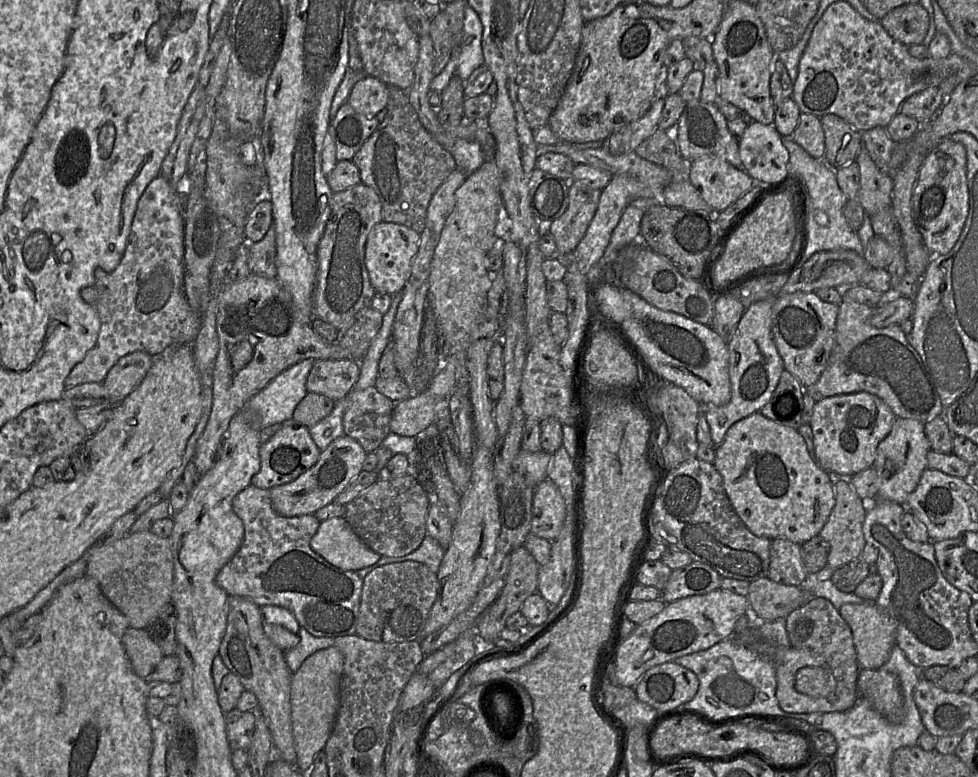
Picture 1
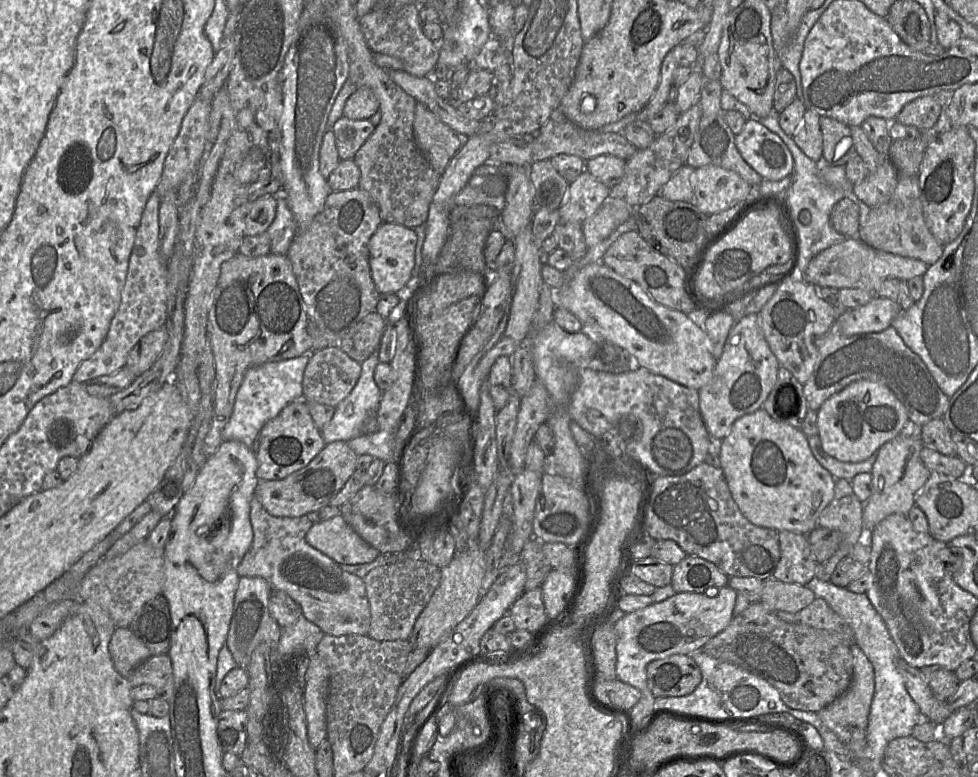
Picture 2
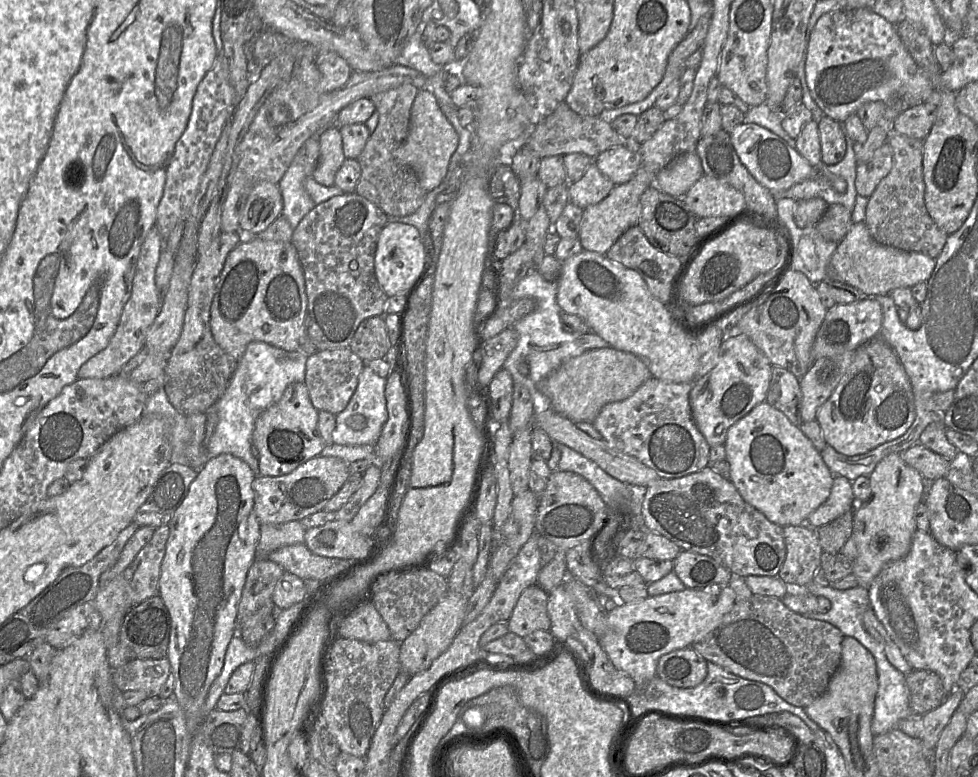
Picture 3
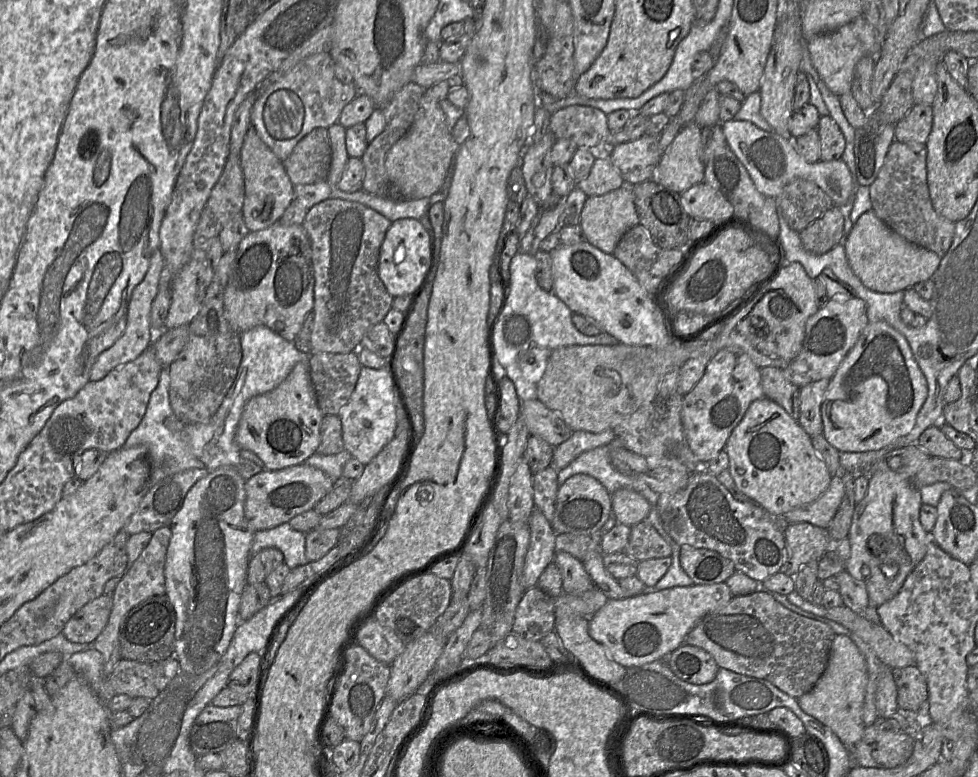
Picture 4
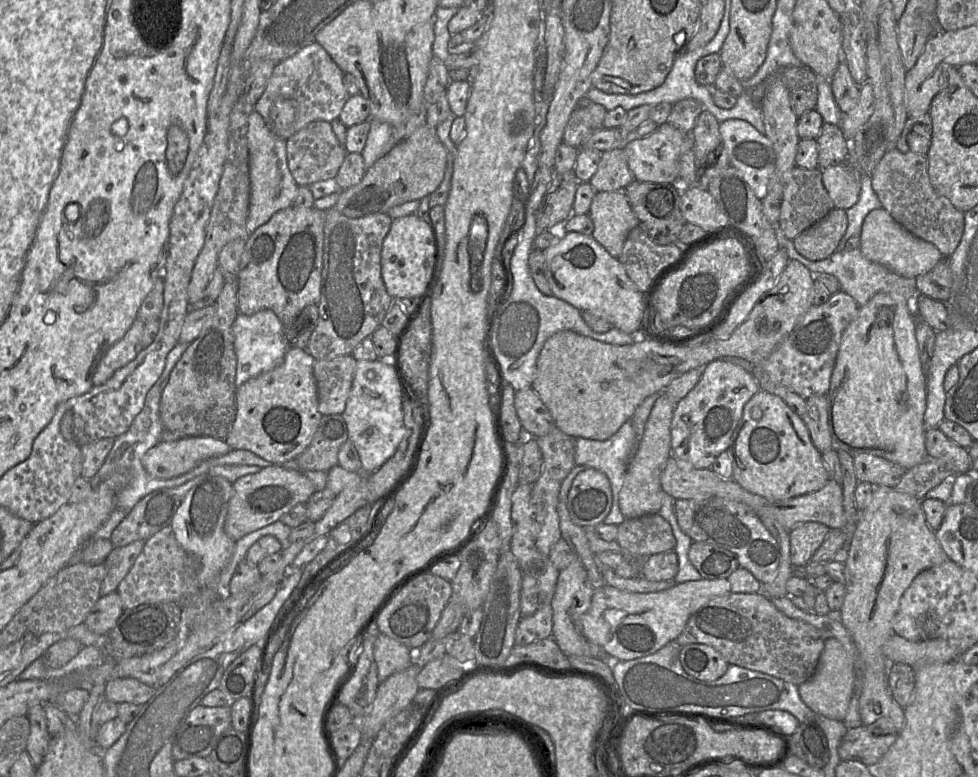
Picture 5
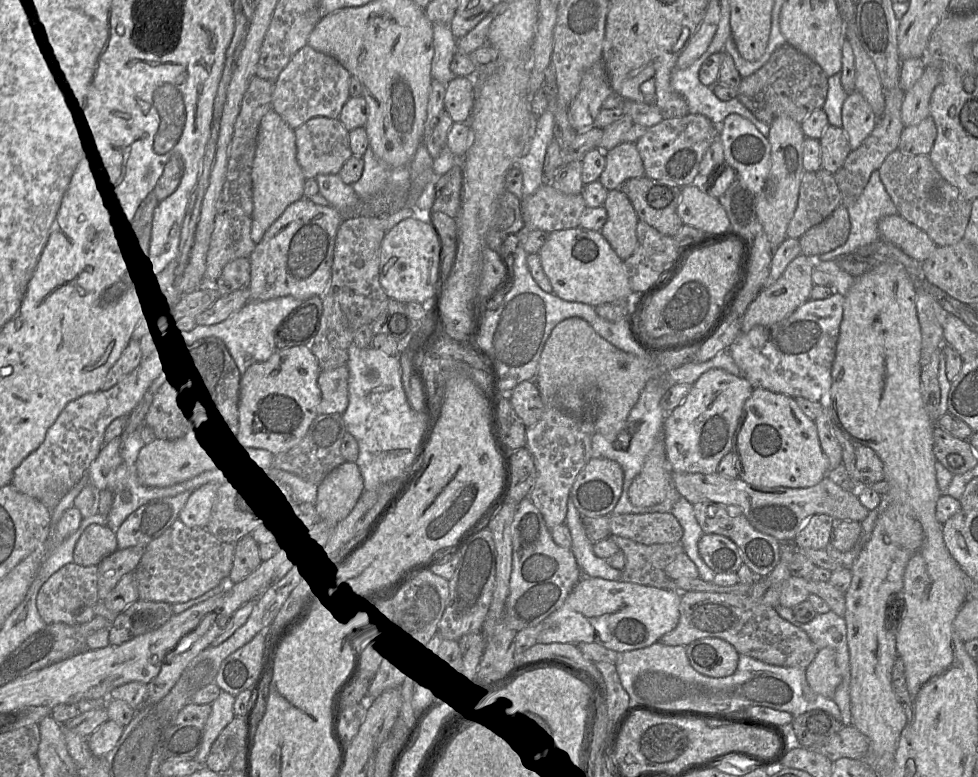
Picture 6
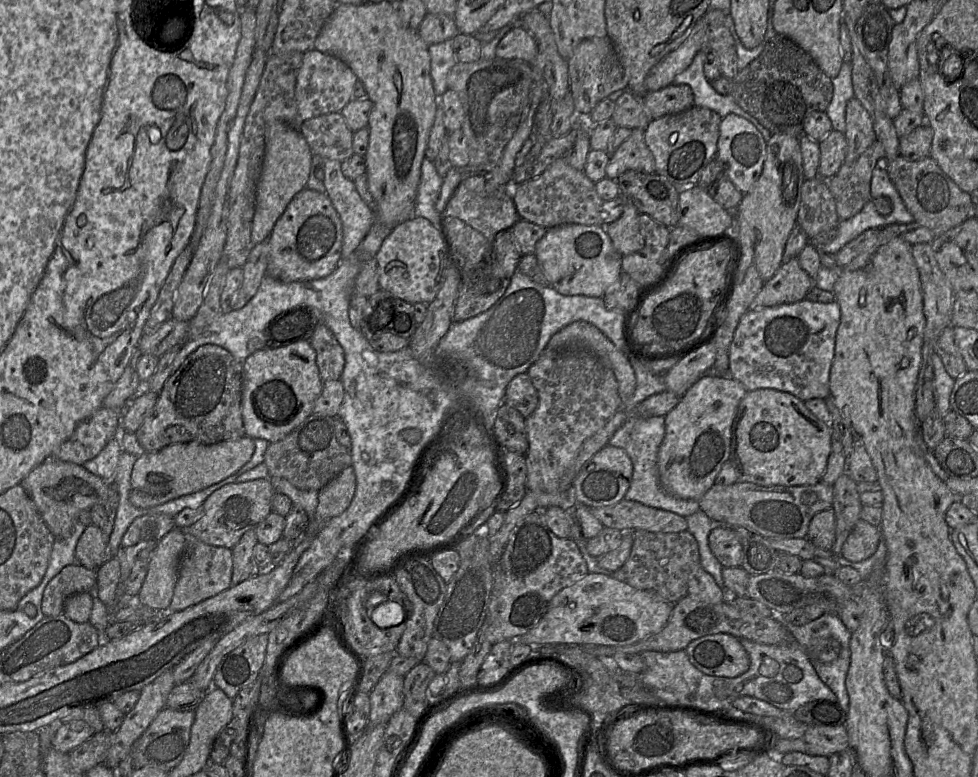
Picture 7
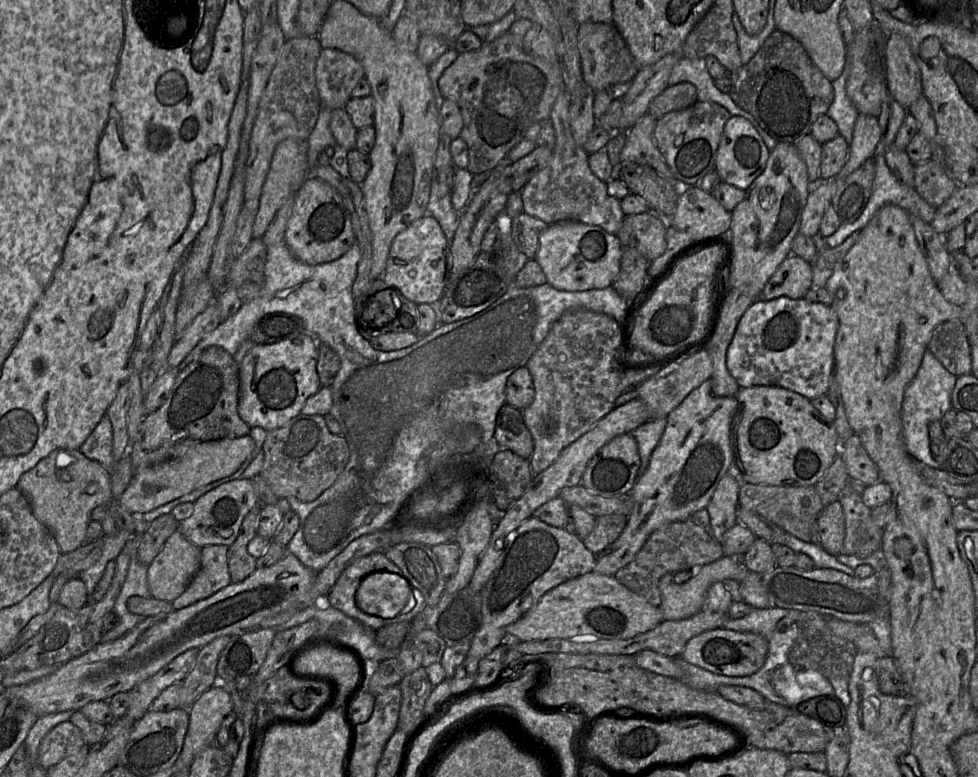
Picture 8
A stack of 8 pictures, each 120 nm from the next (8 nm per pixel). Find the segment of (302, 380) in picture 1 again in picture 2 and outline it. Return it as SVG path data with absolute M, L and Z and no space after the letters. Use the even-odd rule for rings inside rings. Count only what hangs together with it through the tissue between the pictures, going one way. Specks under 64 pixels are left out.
M313 352L292 359L267 362L249 368L236 394L230 420L222 432L222 442L240 441L253 449L253 443L266 422L275 418L290 402L304 399L302 380L311 353Z

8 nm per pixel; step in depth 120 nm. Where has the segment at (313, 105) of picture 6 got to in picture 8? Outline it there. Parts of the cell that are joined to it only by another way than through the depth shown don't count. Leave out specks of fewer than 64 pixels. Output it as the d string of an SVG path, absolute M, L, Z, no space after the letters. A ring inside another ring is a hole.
M322 49L315 67L321 107L344 108L365 71L352 55L337 49Z

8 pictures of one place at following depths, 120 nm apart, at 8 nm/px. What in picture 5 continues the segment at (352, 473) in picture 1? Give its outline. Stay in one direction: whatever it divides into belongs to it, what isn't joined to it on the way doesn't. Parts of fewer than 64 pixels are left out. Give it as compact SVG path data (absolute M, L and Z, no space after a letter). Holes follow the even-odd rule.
M271 465L245 475L233 483L233 489L224 530L234 541L279 520L298 503L306 503L316 492L313 483L304 474L282 465Z

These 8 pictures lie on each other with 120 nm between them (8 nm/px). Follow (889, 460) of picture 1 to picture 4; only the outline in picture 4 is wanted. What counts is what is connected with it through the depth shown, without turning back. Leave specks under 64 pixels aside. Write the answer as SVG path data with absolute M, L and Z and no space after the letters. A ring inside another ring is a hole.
M877 471L869 476L869 486L867 493L862 501L860 503L857 503L852 517L852 523L848 535L851 544L851 554L849 559L846 561L846 570L853 578L862 582L865 585L869 596L869 604L875 608L891 600L898 594L908 575L926 555L929 543L933 541L931 539L931 533L926 532L920 523L919 515L922 505L923 503L921 500L920 489L916 488L912 484L911 478L905 478L904 476L901 476L893 471Z

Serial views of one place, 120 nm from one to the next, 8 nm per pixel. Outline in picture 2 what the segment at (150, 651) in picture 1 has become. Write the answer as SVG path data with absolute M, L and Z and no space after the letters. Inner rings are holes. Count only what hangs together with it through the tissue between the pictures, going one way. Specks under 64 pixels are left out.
M127 627L115 629L108 649L116 671L125 678L152 656L146 645Z

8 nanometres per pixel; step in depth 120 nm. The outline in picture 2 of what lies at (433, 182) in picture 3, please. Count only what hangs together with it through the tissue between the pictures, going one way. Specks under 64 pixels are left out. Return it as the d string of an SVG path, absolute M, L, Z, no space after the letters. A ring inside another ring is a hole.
M421 102L416 103L413 134L417 147L440 175L462 147L458 135Z

